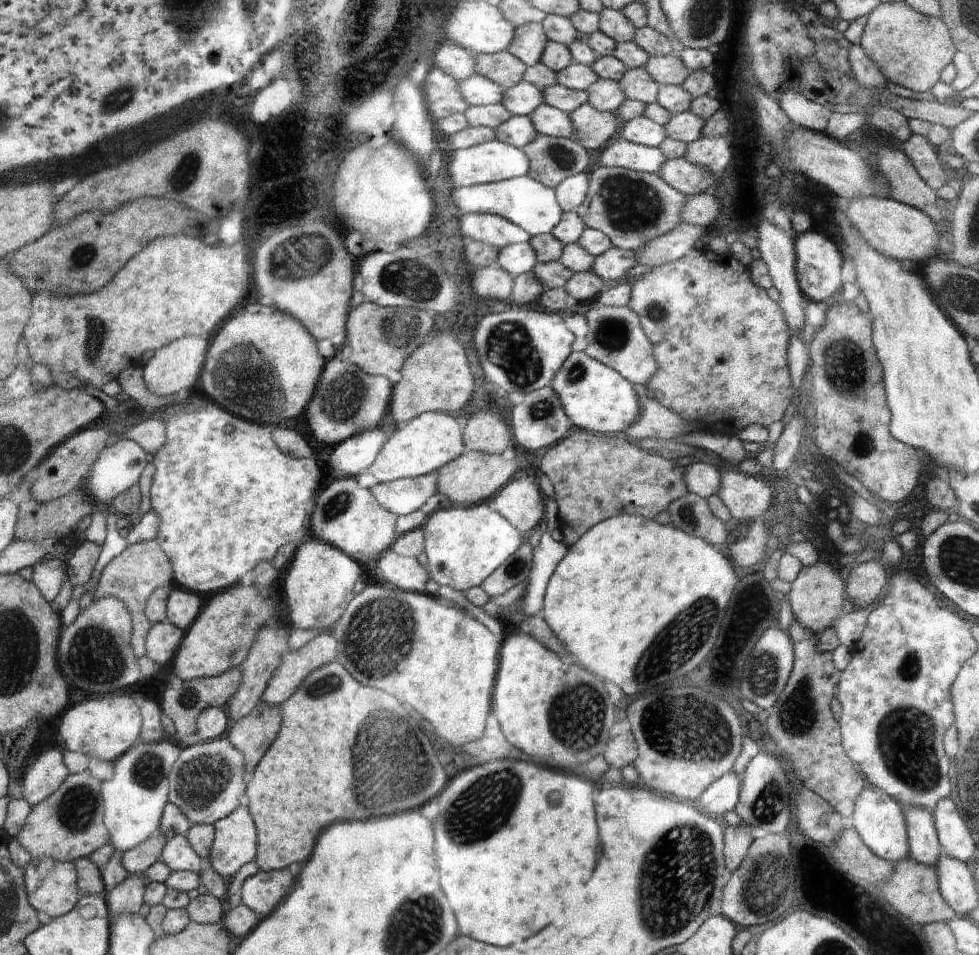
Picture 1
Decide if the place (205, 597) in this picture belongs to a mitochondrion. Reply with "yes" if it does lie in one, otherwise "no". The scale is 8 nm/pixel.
no

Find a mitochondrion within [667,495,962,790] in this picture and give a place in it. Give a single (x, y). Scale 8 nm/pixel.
(801, 702)

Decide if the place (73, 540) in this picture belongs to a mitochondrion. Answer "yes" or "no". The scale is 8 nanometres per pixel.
no

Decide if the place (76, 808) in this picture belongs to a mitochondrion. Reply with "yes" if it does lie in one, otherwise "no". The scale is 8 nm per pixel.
yes

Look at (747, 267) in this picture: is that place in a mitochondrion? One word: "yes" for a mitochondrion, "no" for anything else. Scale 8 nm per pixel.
no

